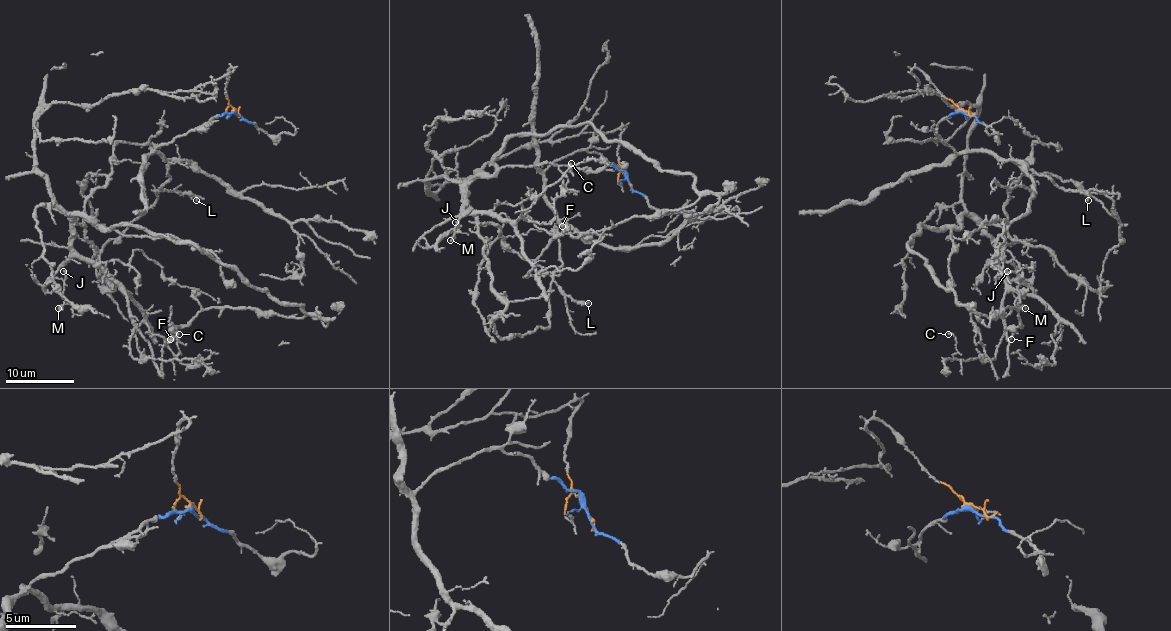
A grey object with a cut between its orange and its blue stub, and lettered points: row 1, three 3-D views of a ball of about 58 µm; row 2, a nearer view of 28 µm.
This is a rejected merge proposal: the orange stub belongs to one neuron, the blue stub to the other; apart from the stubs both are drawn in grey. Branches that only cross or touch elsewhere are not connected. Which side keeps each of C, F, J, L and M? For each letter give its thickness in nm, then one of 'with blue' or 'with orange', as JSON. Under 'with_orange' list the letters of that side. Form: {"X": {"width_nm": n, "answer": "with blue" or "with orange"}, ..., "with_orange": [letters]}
{"C": {"width_nm": 130, "answer": "with orange"}, "F": {"width_nm": 150, "answer": "with orange"}, "J": {"width_nm": 150, "answer": "with orange"}, "L": {"width_nm": 110, "answer": "with blue"}, "M": {"width_nm": 110, "answer": "with orange"}, "with_orange": ["C", "F", "J", "M"]}

